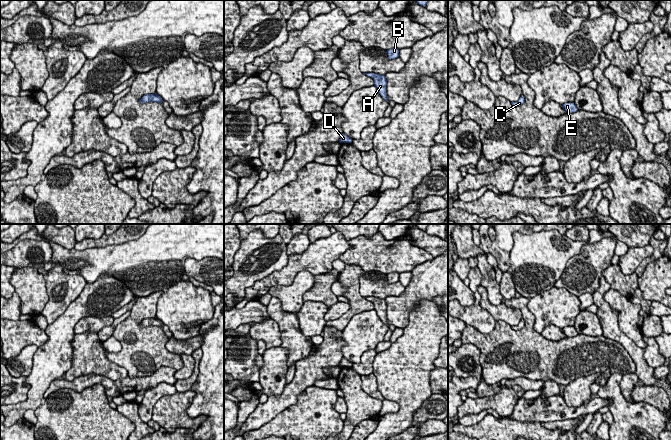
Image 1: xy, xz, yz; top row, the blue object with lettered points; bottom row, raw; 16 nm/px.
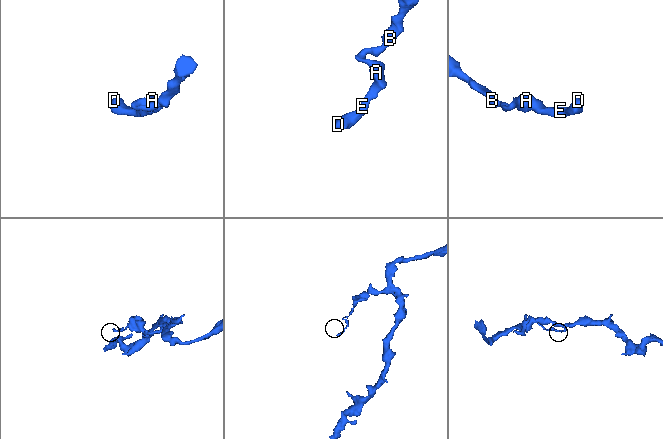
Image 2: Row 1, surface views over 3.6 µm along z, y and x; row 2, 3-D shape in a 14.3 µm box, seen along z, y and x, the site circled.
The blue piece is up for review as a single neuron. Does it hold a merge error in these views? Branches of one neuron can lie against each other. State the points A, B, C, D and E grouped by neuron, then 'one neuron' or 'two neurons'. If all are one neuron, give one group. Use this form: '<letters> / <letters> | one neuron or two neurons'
A B C D E | one neuron

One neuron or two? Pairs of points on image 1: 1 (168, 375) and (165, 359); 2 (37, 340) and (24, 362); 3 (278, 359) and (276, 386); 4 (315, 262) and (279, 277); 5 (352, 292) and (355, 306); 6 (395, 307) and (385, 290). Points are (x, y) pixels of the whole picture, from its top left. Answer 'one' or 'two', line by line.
1: two
2: two
3: one
4: one
5: one
6: two

